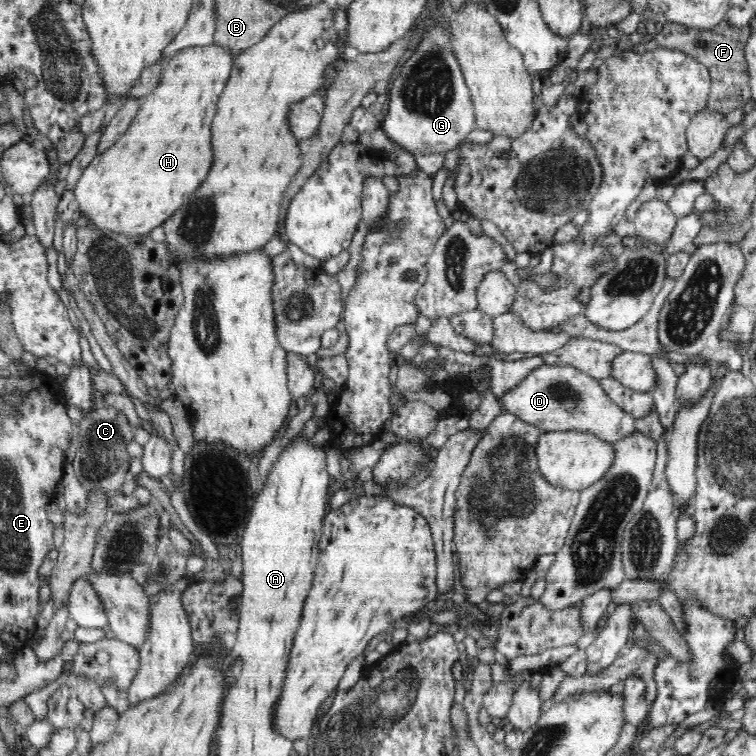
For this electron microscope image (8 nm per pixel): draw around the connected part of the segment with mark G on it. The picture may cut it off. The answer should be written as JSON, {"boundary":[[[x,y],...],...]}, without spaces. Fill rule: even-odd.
{"boundary":[[[438,21],[424,32],[413,55],[400,68],[398,78],[391,83],[388,113],[379,126],[386,136],[401,146],[407,153],[439,152],[446,153],[458,146],[477,126],[474,117],[474,105],[470,99],[470,89],[466,85],[460,63],[452,53],[450,29],[441,26]]]}

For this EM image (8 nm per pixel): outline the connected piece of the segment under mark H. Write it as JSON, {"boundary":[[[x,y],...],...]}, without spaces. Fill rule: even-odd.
{"boundary":[[[212,42],[206,46],[182,48],[166,60],[160,83],[150,94],[140,98],[140,110],[128,130],[108,150],[94,157],[73,186],[72,196],[78,202],[78,210],[92,222],[91,226],[128,238],[146,236],[168,220],[190,198],[190,194],[194,194],[212,164],[210,124],[216,112],[216,102],[228,83],[233,58],[227,48]]]}

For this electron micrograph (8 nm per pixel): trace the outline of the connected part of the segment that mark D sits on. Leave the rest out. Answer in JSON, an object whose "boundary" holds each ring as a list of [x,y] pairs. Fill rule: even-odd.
{"boundary":[[[544,363],[532,370],[516,388],[504,394],[500,405],[521,421],[536,425],[542,433],[576,430],[594,434],[600,440],[613,444],[630,436],[636,429],[635,419],[612,402],[595,378],[566,365]]]}

